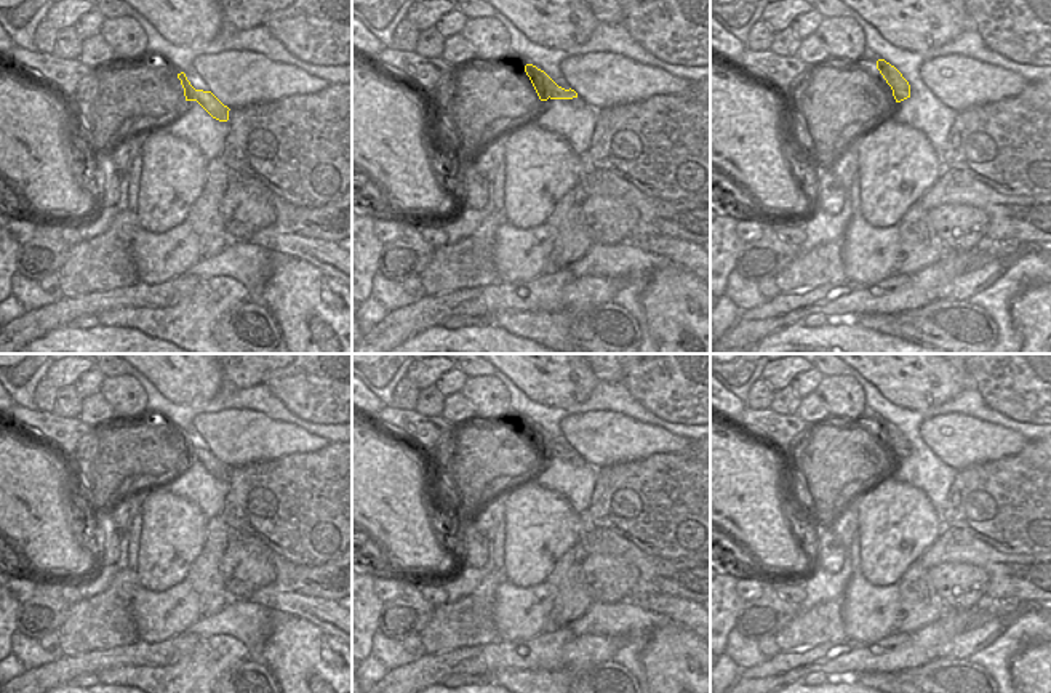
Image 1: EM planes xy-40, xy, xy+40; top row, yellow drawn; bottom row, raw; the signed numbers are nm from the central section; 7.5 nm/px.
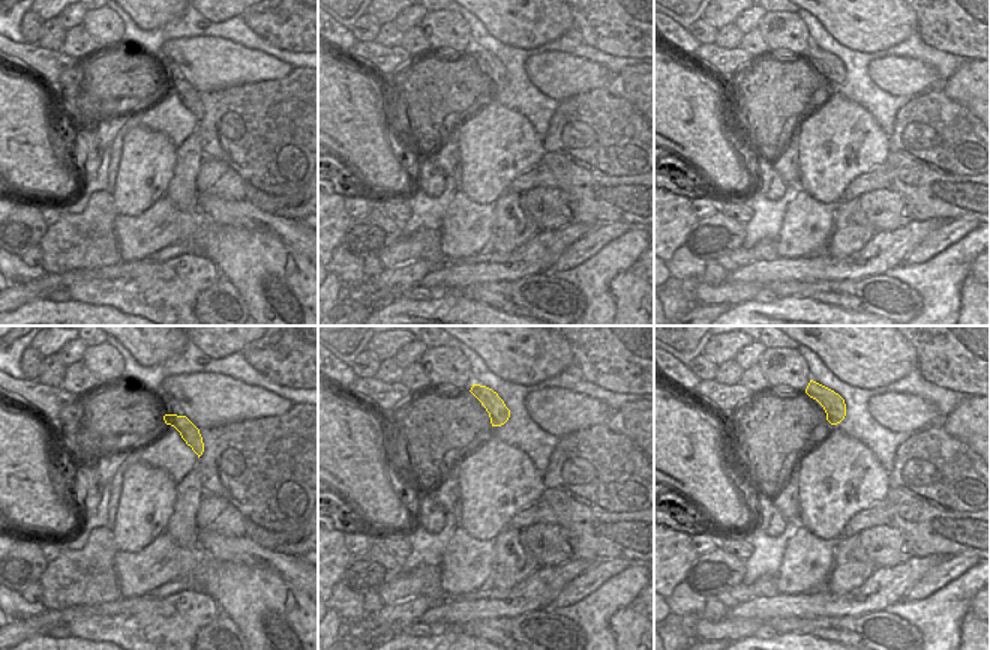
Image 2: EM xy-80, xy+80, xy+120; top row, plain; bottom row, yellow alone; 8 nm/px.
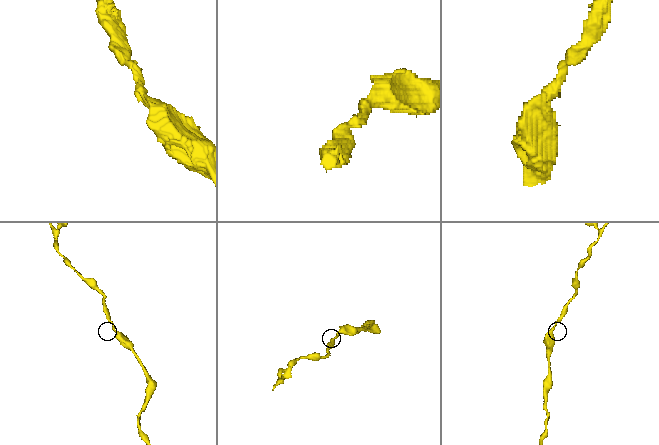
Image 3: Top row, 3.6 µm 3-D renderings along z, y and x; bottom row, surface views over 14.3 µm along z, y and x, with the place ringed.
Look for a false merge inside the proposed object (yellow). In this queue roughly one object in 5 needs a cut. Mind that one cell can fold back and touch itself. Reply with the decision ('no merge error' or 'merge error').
no merge error

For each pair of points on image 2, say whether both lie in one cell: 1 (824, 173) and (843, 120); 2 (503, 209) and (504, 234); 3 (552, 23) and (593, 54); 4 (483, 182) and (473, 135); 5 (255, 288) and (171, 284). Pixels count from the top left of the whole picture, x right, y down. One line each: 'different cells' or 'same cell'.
1: same cell
2: same cell
3: different cells
4: same cell
5: different cells

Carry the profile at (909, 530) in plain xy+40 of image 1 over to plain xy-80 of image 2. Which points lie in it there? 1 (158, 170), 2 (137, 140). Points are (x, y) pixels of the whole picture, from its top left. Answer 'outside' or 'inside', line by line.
1: inside
2: inside

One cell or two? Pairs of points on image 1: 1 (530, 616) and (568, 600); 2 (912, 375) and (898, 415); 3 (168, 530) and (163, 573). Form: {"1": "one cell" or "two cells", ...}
{"1": "two cells", "2": "two cells", "3": "one cell"}

